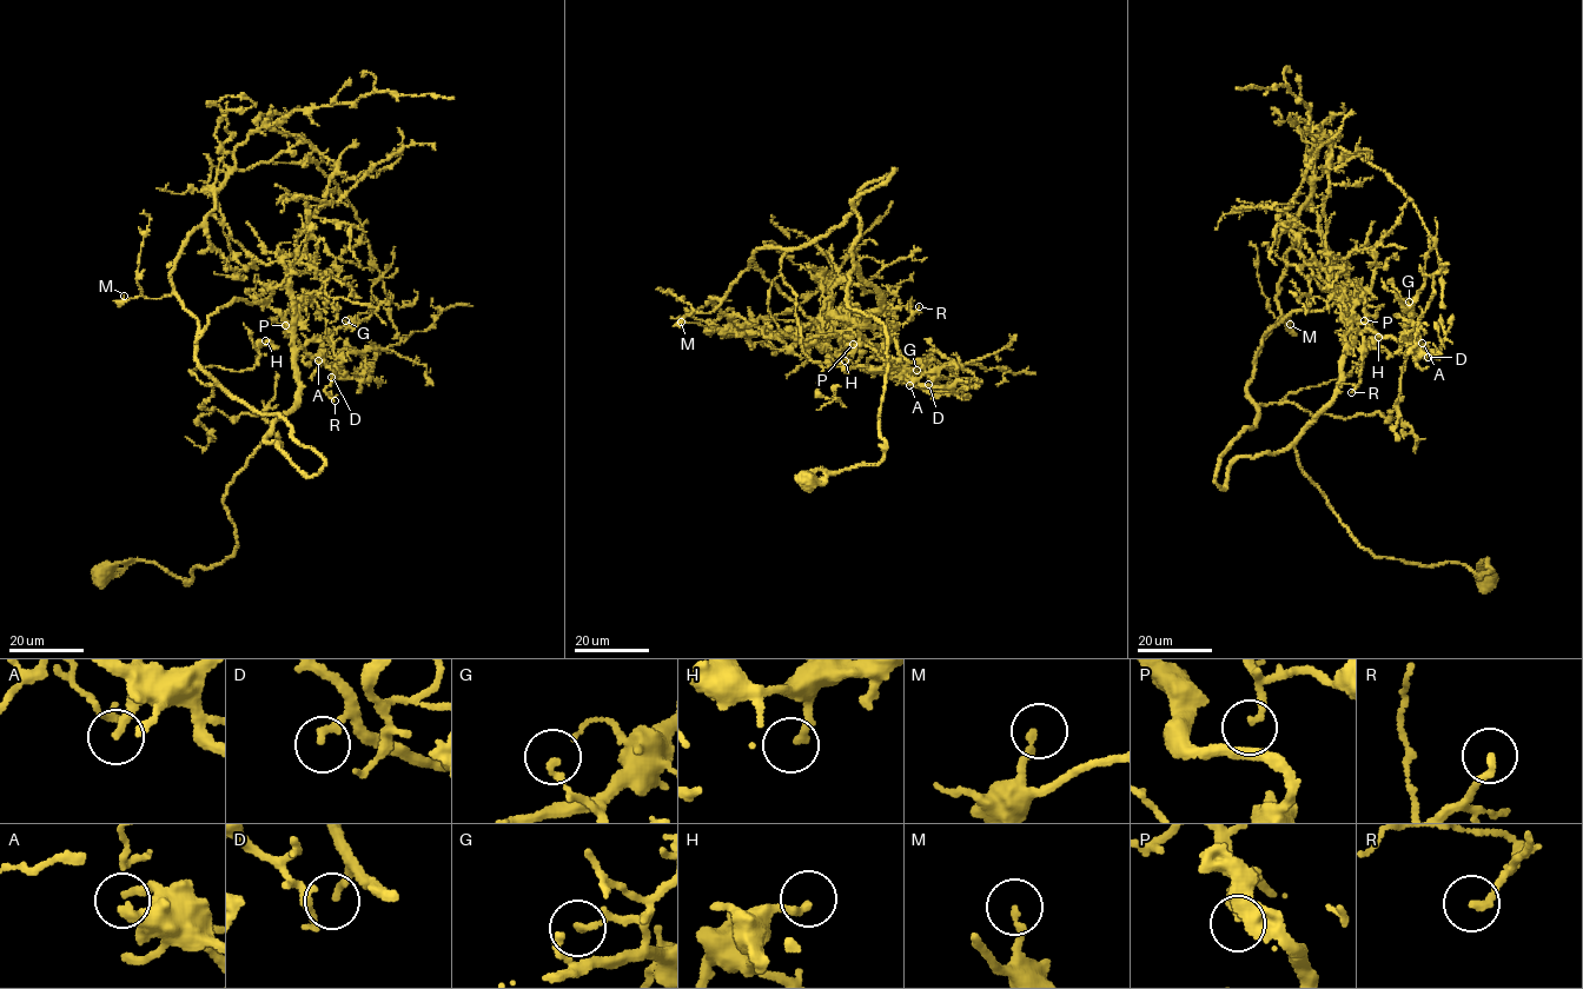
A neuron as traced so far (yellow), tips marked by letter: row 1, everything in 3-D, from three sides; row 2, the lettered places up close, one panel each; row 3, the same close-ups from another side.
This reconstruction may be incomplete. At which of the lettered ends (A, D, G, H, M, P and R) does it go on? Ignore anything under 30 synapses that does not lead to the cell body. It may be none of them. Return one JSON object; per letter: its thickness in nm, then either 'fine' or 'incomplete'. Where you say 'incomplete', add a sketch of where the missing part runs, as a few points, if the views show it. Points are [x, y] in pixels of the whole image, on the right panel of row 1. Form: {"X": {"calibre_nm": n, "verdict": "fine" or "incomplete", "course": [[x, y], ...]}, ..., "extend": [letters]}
{"A": {"calibre_nm": 150, "verdict": "incomplete", "course": [[1422, 343], [1429, 344], [1425, 330]]}, "D": {"calibre_nm": 200, "verdict": "fine"}, "G": {"calibre_nm": 160, "verdict": "fine"}, "H": {"calibre_nm": 220, "verdict": "fine"}, "M": {"calibre_nm": 170, "verdict": "fine"}, "P": {"calibre_nm": 110, "verdict": "fine"}, "R": {"calibre_nm": 190, "verdict": "fine"}, "extend": ["A"]}

